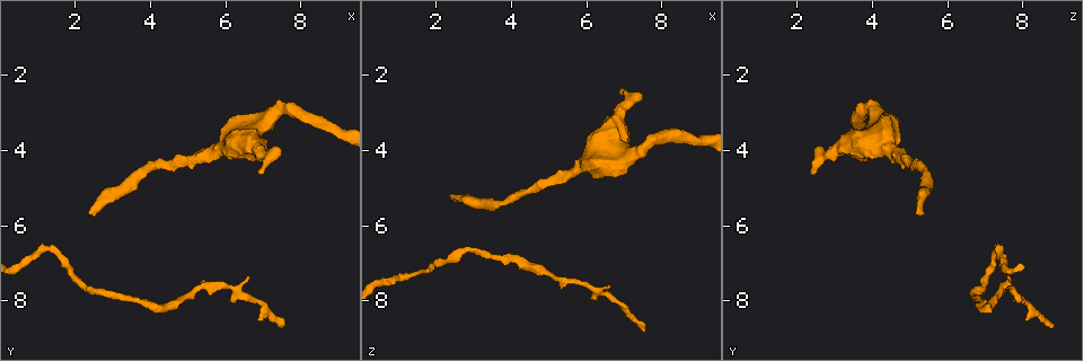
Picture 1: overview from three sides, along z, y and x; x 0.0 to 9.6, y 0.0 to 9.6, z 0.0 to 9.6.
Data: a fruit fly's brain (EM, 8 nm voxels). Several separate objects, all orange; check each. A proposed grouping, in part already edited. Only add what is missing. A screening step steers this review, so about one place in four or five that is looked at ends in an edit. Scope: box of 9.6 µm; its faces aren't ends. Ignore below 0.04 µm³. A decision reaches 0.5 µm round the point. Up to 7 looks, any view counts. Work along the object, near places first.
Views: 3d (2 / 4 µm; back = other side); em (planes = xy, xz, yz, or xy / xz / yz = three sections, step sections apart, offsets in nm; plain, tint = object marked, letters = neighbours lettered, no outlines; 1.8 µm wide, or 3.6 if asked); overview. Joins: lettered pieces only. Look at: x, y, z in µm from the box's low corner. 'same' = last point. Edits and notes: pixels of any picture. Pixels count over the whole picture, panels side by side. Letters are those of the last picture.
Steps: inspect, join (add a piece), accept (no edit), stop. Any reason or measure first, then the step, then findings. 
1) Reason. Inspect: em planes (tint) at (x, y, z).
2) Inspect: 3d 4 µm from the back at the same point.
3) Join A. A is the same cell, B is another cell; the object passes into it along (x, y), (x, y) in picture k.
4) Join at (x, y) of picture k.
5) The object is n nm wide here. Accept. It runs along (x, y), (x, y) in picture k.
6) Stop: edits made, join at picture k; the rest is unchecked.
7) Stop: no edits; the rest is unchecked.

Thin end. Inspect: 3d 2 µm at (7.50, 8.75, 8.80).

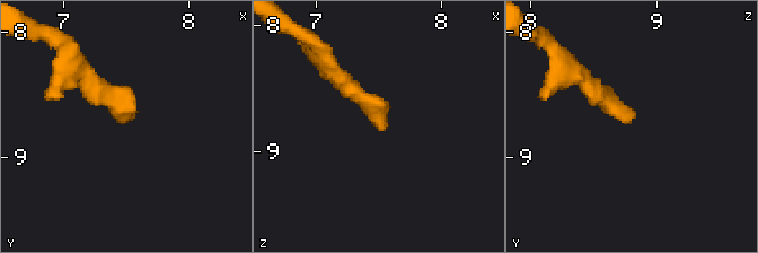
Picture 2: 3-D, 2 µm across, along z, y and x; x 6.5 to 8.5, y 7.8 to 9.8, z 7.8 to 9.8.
Need the tissue. Inspect: em xz step 16 (tint) at (7.48, 8.72, 8.82).

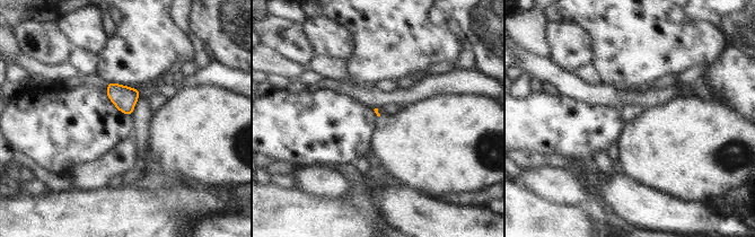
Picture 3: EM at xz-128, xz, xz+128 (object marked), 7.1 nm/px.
Another direction. Inspect: em planes (letters) at the same point.

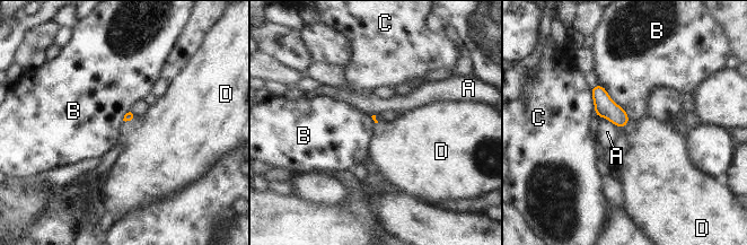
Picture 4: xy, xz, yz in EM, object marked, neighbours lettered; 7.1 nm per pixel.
Join D. D is the same cell, A, B and C are other cells; the object passes into it along (605, 106), (625, 124), (653, 145) in picture 4; the cell continues.

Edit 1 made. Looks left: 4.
Branch stops here. Inspect: 3d 2 µm at (2.55, 5.70, 5.35).

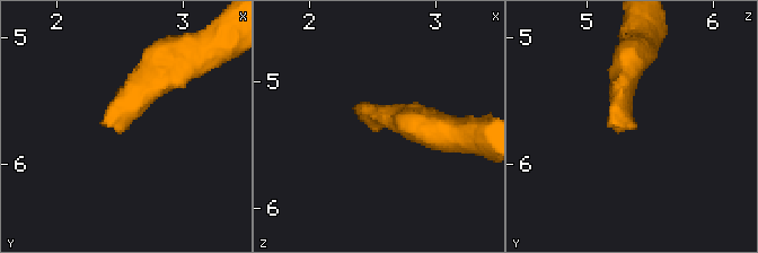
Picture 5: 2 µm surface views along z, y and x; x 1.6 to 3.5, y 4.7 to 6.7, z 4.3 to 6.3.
Inspect: em 3.6 µm planes (letters) at (2.58, 5.74, 5.30).

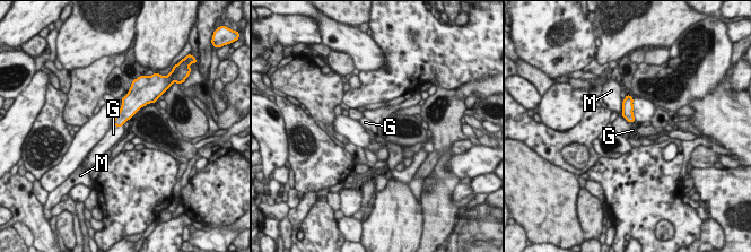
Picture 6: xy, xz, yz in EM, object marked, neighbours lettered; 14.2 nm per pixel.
Join G. G is the same cell, M is another cell; it goes on there.

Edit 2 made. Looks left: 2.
Stop: edits made, join at picture 4, join at picture 6; the rest is unchecked.

